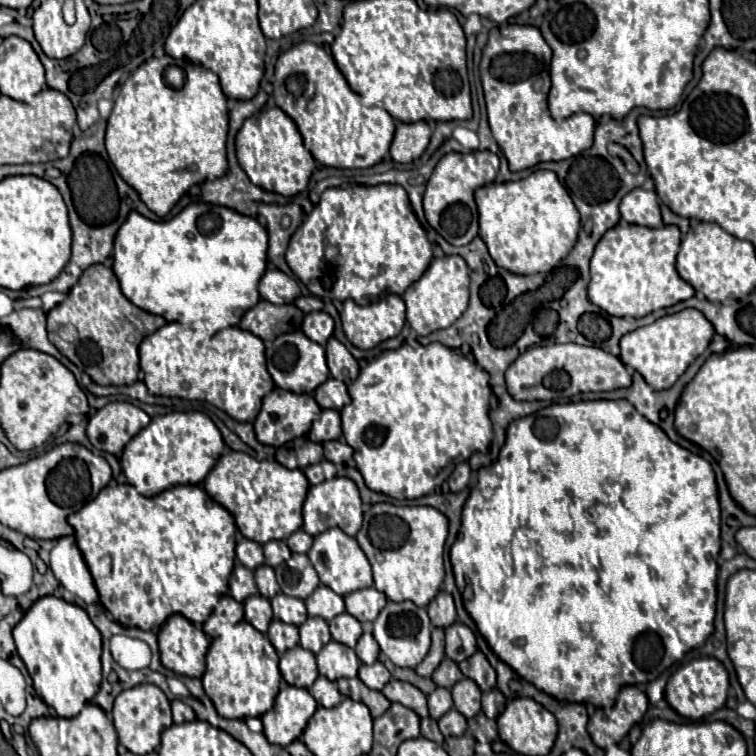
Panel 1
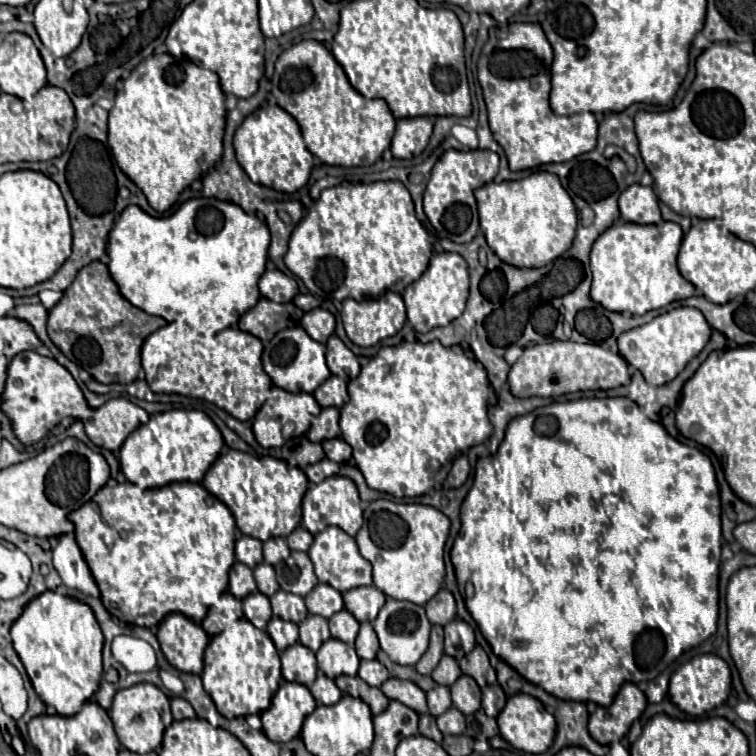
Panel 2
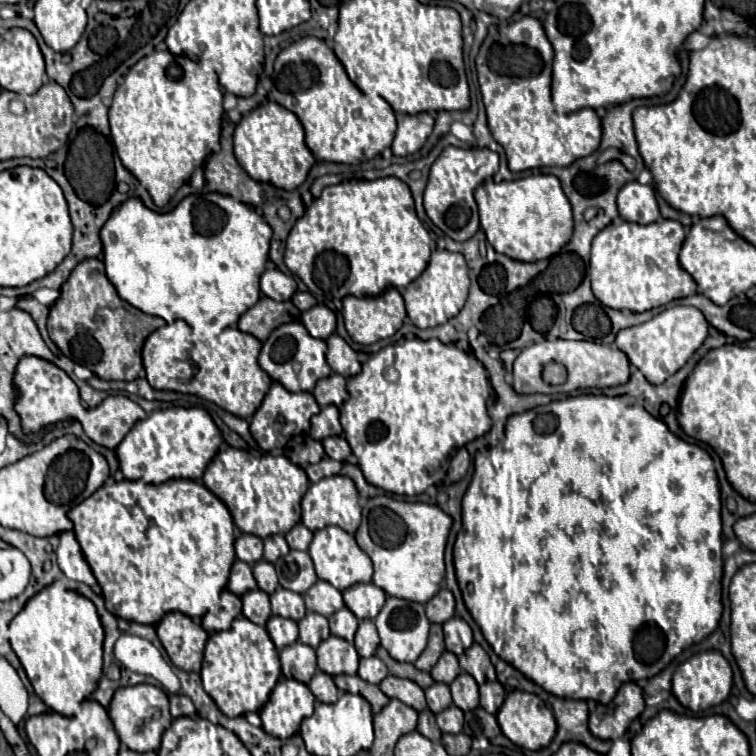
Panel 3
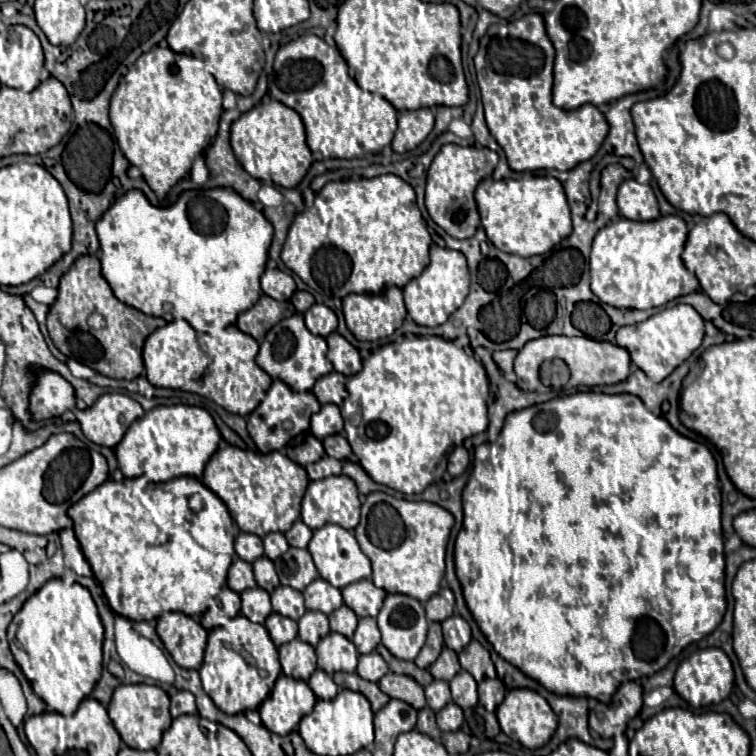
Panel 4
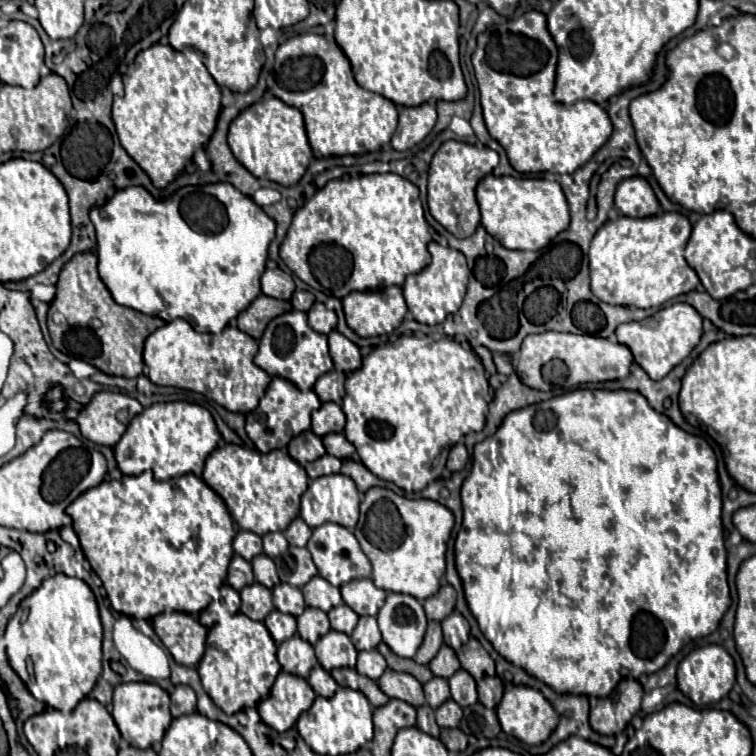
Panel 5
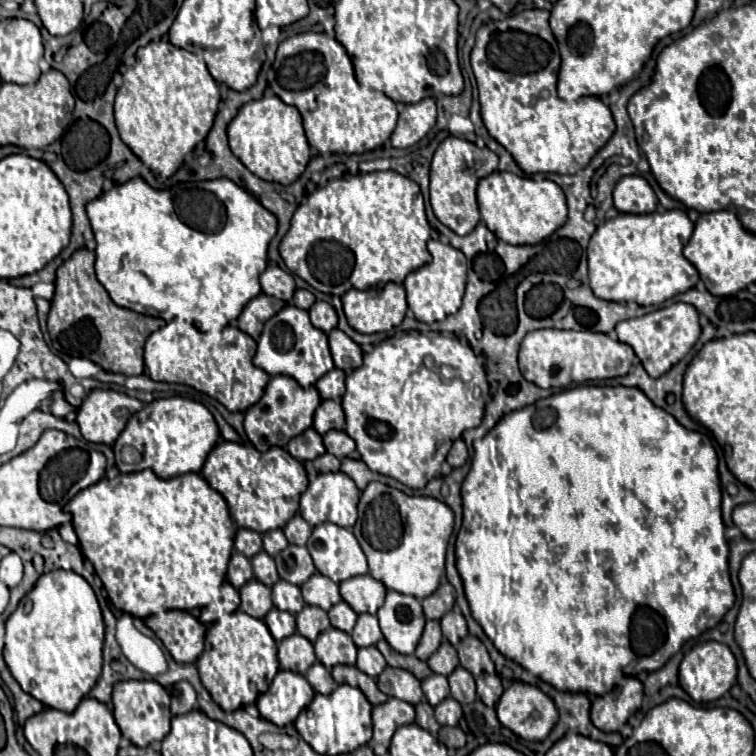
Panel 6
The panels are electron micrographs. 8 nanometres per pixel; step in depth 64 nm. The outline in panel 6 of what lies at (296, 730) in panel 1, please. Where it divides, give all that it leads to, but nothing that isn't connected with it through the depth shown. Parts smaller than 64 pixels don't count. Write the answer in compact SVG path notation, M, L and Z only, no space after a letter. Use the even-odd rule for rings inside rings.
M278 670L270 688L256 700L260 716L276 726L286 726L296 720L314 698L314 690L298 672Z

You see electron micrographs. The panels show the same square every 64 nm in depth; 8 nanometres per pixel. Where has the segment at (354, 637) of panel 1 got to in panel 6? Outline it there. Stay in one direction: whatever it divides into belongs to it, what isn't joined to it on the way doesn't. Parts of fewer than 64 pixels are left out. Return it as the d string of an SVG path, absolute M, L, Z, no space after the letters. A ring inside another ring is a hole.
M340 602L340 604L334 604L330 610L328 610L328 618L332 622L334 628L338 630L344 630L344 632L352 632L354 624L356 624L356 618L358 614L346 604L346 602Z

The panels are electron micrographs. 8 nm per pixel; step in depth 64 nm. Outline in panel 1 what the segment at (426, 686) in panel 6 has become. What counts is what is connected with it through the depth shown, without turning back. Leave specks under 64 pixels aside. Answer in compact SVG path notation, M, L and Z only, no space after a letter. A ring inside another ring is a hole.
M436 688L432 694L428 694L428 708L430 708L430 716L434 720L444 716L452 708L450 690L448 688Z

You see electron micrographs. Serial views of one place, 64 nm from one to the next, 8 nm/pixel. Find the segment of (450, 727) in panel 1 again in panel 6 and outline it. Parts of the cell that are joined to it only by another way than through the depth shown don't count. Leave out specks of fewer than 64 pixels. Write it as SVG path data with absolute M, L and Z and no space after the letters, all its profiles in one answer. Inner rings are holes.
M452 696L444 698L434 708L434 712L436 712L436 720L440 724L448 724L448 726L456 726L458 720L460 720L460 716L462 716L462 708L460 708L460 704L456 700L452 700Z

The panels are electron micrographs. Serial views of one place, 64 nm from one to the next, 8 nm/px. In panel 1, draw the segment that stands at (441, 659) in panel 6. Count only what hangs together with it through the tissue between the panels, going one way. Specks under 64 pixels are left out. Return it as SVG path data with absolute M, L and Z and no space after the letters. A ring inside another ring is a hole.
M444 658L440 662L440 666L436 668L436 672L432 674L432 680L438 684L438 686L444 686L444 688L452 688L458 680L462 680L462 672L458 668L458 664L454 660L448 660Z

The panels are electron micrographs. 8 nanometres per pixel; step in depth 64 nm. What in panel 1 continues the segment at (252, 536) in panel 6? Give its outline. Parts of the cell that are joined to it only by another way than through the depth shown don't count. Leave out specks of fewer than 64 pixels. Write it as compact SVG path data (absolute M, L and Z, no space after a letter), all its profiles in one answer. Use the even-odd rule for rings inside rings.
M244 538L242 542L238 542L236 546L236 558L250 570L258 568L264 564L264 552L262 552L262 544Z

